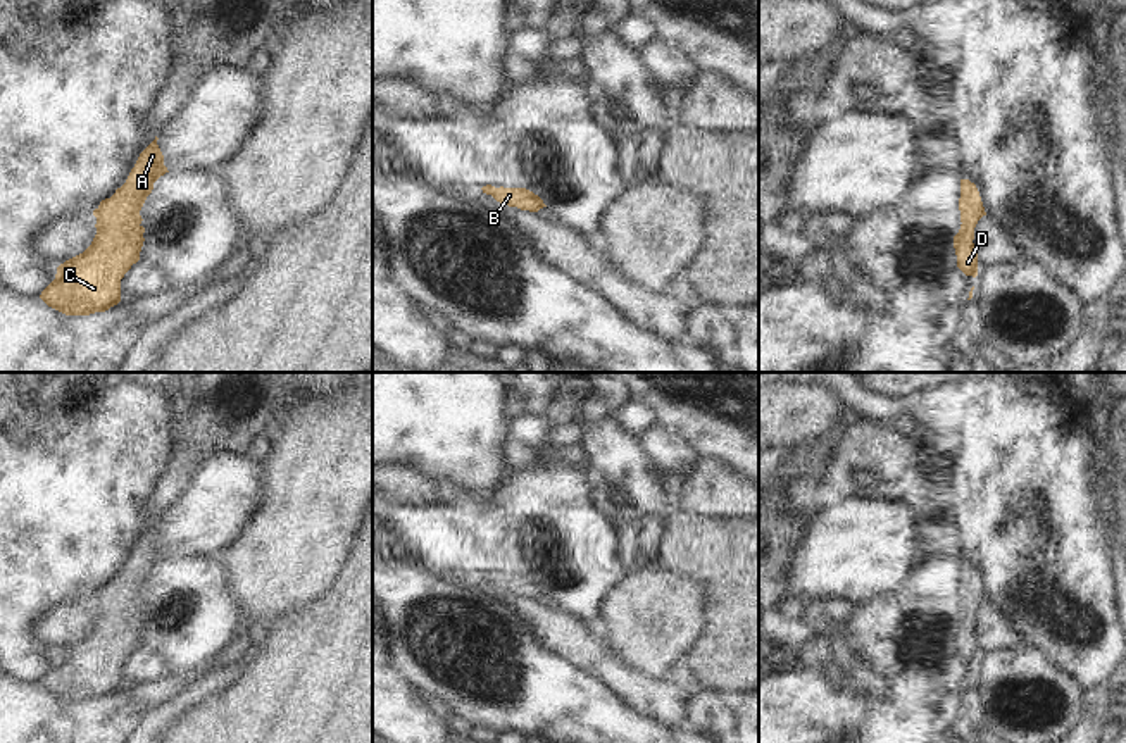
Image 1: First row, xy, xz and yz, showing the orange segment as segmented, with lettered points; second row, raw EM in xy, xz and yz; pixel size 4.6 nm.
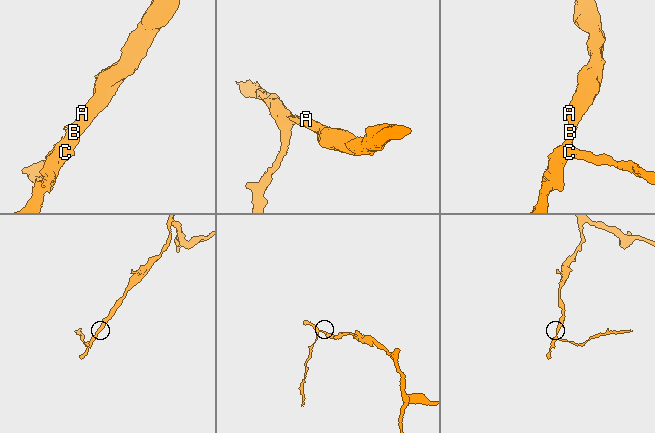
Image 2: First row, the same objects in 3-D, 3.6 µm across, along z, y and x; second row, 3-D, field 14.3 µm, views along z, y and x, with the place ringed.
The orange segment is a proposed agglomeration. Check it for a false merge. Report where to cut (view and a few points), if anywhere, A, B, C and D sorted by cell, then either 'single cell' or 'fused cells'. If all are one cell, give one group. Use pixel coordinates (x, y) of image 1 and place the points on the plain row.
no cut; A B C D; single cell

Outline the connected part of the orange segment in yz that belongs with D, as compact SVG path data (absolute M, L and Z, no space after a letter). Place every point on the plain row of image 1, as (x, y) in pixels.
M960 565L960 615L954 622L954 634L957 641L957 653L966 662L978 662L978 634L974 633L974 614L978 607L986 602L979 578L969 565Z

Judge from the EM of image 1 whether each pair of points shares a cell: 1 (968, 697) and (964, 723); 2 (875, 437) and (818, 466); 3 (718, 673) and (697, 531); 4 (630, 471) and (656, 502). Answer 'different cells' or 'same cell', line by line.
1: same cell
2: different cells
3: same cell
4: same cell

